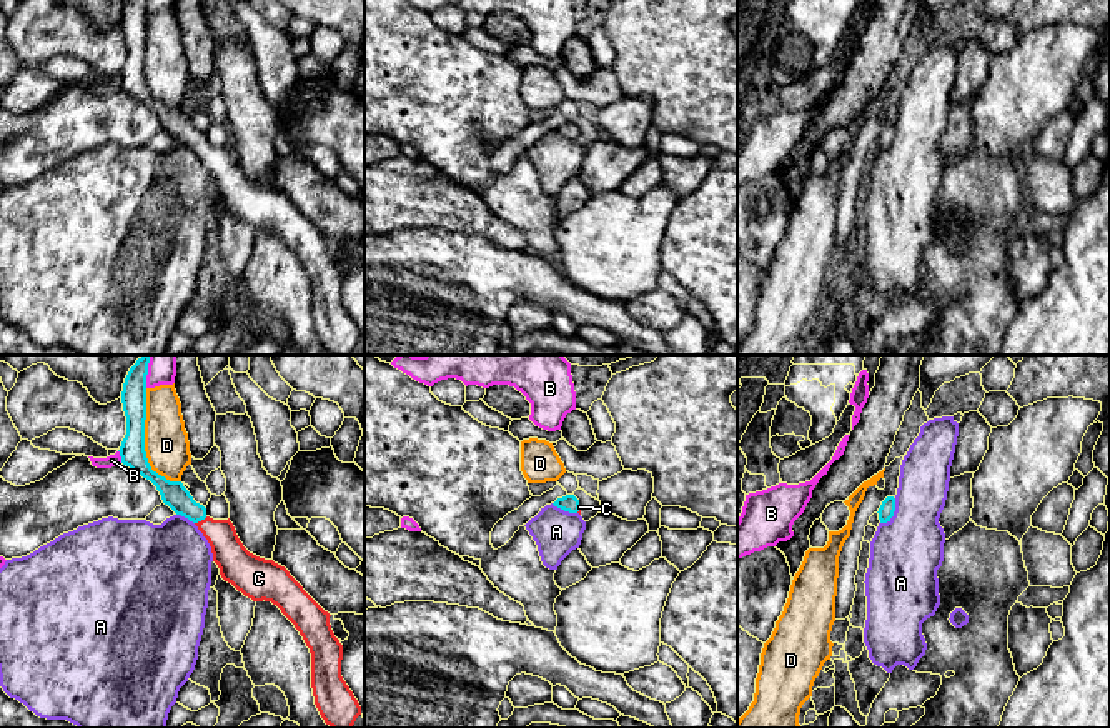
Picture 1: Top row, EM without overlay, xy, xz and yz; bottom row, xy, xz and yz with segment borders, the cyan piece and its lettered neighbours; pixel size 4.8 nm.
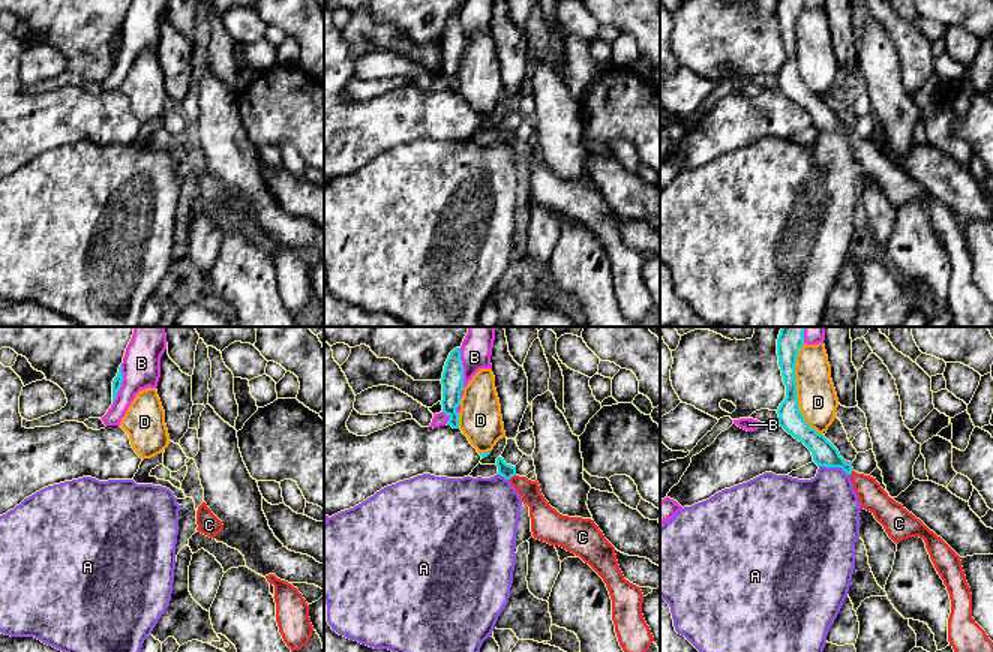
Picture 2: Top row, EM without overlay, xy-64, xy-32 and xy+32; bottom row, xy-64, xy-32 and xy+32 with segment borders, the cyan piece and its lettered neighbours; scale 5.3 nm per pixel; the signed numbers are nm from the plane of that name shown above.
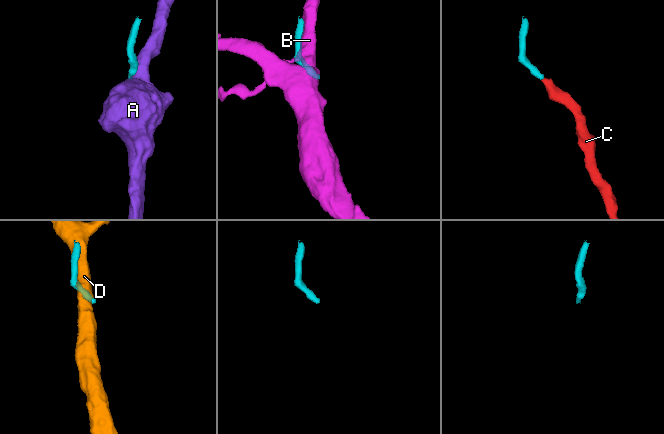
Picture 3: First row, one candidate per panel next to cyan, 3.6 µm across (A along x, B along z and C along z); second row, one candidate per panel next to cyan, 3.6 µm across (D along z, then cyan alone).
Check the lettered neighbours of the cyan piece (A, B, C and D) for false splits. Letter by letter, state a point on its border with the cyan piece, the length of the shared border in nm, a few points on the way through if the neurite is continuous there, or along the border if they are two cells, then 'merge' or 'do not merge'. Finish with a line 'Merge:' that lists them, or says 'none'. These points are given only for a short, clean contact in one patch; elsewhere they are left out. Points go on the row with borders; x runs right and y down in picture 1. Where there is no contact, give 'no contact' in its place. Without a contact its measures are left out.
A: yz (892, 513) | 150 nm | along yz (896, 498), (892, 515), (881, 523) | do not merge
B: xy (120, 455) | 70 nm | do not merge
C: xy (200, 520) | 70 nm | across xy (173, 493), (200, 520), (225, 545), (233, 560) | merge
D: xy (143, 443) | 480 nm | do not merge
Merge: C

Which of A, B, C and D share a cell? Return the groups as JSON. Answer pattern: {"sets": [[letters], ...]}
{"sets": [["A"], ["B"], ["C"], ["D"]]}

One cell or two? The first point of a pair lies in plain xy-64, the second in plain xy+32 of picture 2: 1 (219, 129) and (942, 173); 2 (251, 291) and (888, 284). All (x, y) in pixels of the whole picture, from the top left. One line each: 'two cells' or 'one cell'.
1: two cells
2: two cells

